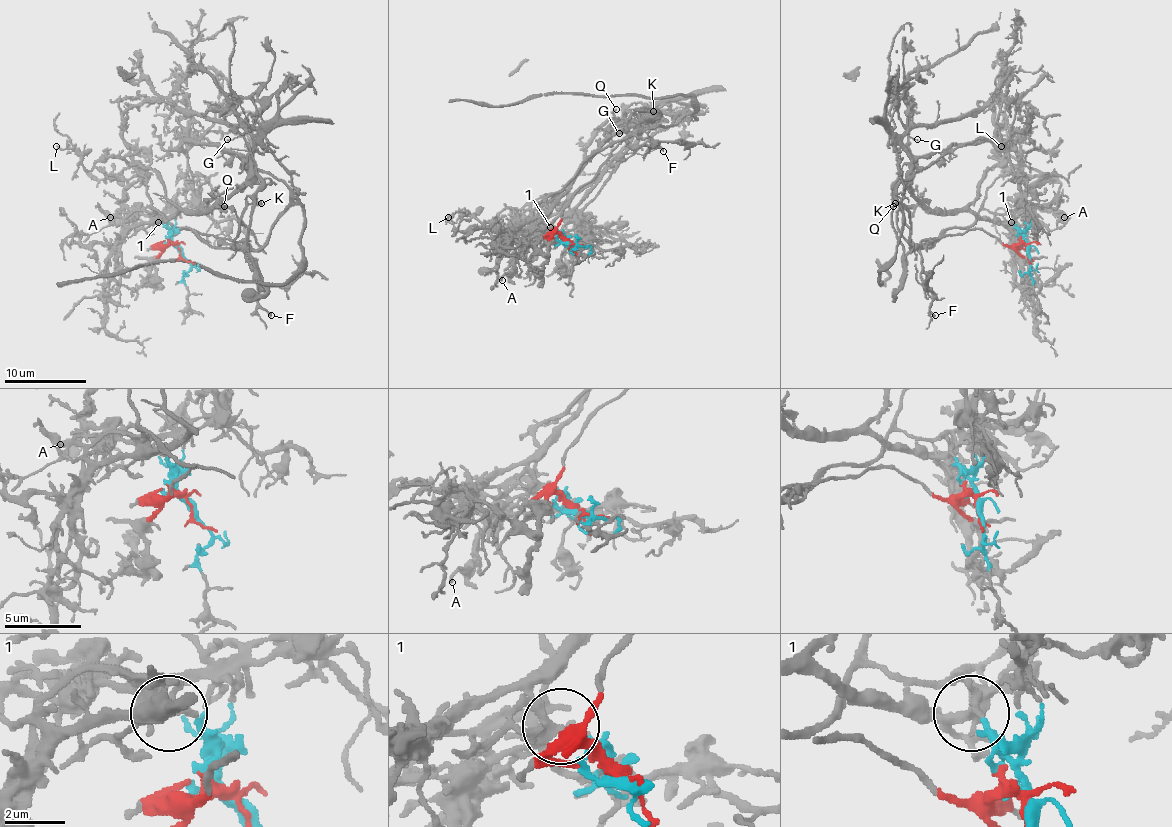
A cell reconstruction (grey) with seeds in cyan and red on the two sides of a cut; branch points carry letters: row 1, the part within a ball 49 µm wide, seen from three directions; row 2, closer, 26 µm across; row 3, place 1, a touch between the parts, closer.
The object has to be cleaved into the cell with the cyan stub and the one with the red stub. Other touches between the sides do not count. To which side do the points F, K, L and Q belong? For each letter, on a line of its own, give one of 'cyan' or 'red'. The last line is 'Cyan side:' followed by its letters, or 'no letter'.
F: red
K: red
L: cyan
Q: cyan
Cyan side: L, Q

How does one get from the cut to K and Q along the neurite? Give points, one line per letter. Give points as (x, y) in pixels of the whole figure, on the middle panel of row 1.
K: (573, 242), (557, 229), (573, 195), (606, 160), (626, 131), (628, 116), (633, 112), (645, 116), (653, 110)
Q: (573, 242), (565, 242), (542, 215), (567, 190), (577, 168), (608, 135), (616, 108)

